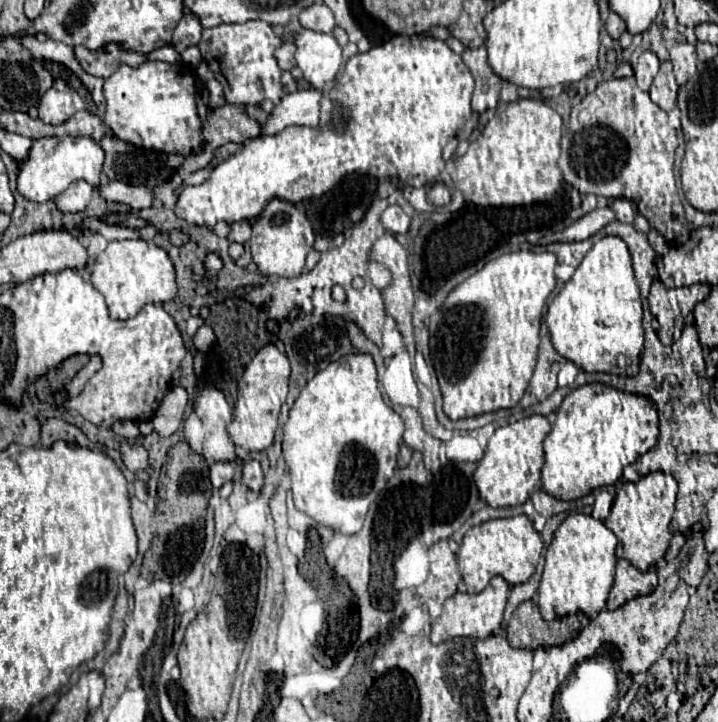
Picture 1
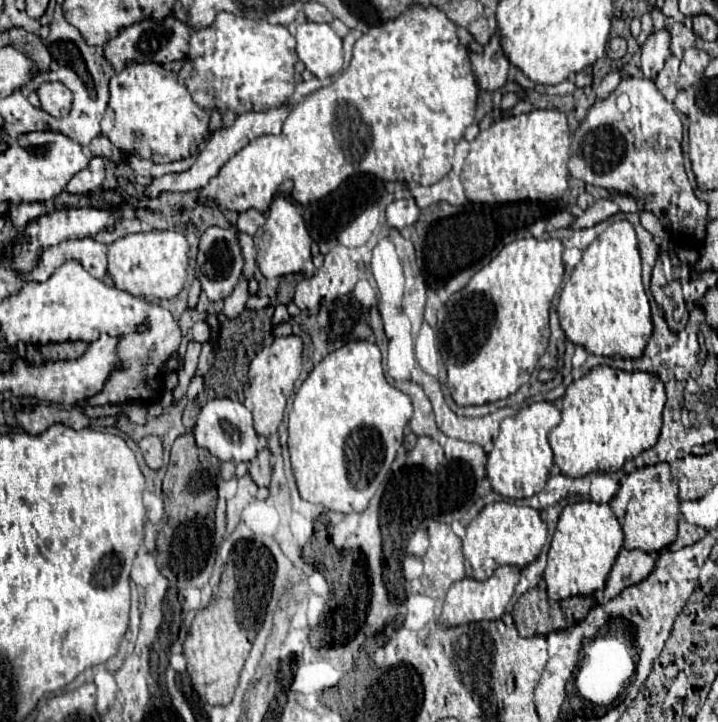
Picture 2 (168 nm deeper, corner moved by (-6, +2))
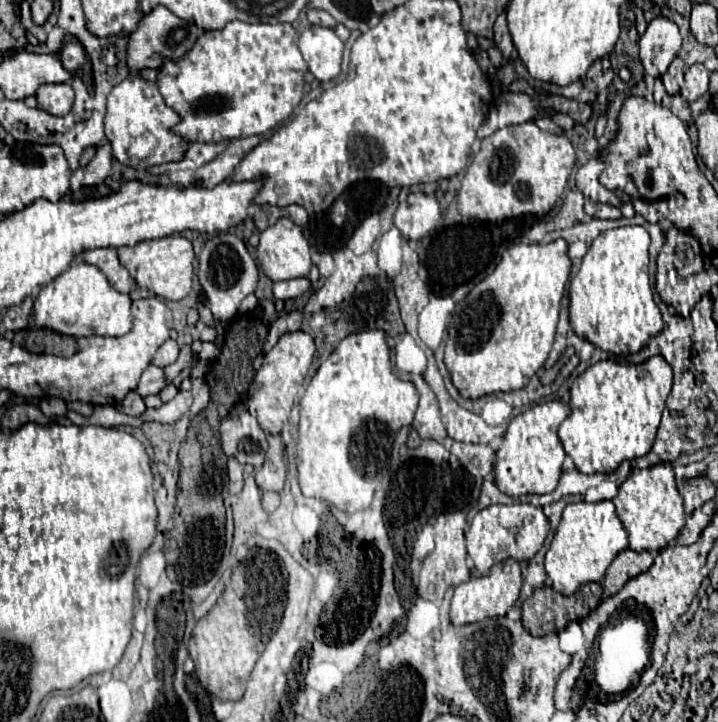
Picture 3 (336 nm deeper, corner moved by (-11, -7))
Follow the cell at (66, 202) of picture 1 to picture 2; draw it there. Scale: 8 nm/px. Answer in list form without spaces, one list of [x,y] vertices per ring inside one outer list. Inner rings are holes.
[[[91,157],[89,165],[83,171],[79,171],[77,175],[73,175],[73,179],[67,185],[67,191],[85,195],[85,193],[91,193],[91,191],[99,189],[103,179],[105,179],[103,157]]]

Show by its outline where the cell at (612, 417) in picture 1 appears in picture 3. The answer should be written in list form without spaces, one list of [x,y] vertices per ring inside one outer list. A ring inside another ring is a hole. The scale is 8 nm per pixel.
[[[662,356],[644,364],[618,364],[602,360],[576,378],[570,388],[570,416],[562,422],[558,438],[564,452],[582,474],[614,472],[624,460],[636,460],[652,450],[656,430],[672,388],[672,368]]]

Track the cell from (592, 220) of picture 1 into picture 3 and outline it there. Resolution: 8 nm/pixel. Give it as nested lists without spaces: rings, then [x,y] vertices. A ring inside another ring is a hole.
[[[598,204],[598,210],[596,210],[594,218],[600,218],[600,220],[616,220],[616,218],[622,218],[622,214],[620,214],[620,210],[616,206]]]

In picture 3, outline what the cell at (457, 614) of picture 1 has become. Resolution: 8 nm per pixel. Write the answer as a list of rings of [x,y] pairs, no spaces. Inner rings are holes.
[[[512,558],[498,562],[492,566],[488,576],[480,578],[470,578],[468,582],[456,586],[454,596],[452,596],[452,608],[450,608],[450,622],[454,626],[464,626],[472,622],[480,622],[484,618],[496,618],[496,616],[506,616],[506,612],[516,604],[518,594],[522,588],[522,574],[520,574],[520,564]]]

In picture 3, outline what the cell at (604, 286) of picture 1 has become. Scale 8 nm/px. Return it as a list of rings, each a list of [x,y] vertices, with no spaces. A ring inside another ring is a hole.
[[[622,226],[602,232],[586,256],[582,258],[580,272],[570,282],[570,322],[576,336],[592,342],[596,348],[614,356],[628,356],[640,352],[648,340],[662,330],[662,316],[654,302],[654,294],[648,278],[648,244],[650,236],[642,226]]]

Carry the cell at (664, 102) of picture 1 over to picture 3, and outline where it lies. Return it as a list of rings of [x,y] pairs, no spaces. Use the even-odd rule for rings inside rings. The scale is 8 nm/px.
[[[674,58],[668,72],[662,76],[662,82],[670,96],[676,96],[680,92],[680,86],[684,82],[684,62],[680,58]]]

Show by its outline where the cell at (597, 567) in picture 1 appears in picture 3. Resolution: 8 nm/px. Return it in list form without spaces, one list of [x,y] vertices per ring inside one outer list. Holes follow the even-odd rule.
[[[610,500],[596,504],[590,502],[568,504],[564,508],[550,550],[546,552],[546,574],[556,592],[572,596],[580,586],[588,582],[602,582],[616,554],[620,554],[626,548],[628,548],[628,534],[620,518],[616,516],[614,504]]]

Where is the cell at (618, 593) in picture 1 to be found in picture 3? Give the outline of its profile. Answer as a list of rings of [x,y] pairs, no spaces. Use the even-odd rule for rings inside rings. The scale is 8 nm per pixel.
[[[630,548],[622,550],[606,570],[606,578],[602,582],[604,598],[610,598],[612,594],[616,594],[634,576],[644,574],[652,566],[652,562],[654,562],[654,556],[650,552],[634,552]]]

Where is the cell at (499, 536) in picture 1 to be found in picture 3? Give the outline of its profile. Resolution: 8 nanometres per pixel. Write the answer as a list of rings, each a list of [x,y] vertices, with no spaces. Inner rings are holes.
[[[494,504],[480,510],[470,522],[470,530],[466,534],[468,556],[472,558],[478,574],[484,576],[496,562],[504,562],[508,558],[532,560],[538,554],[538,550],[544,546],[548,532],[550,532],[550,524],[542,508],[532,504],[512,504],[512,506]]]

